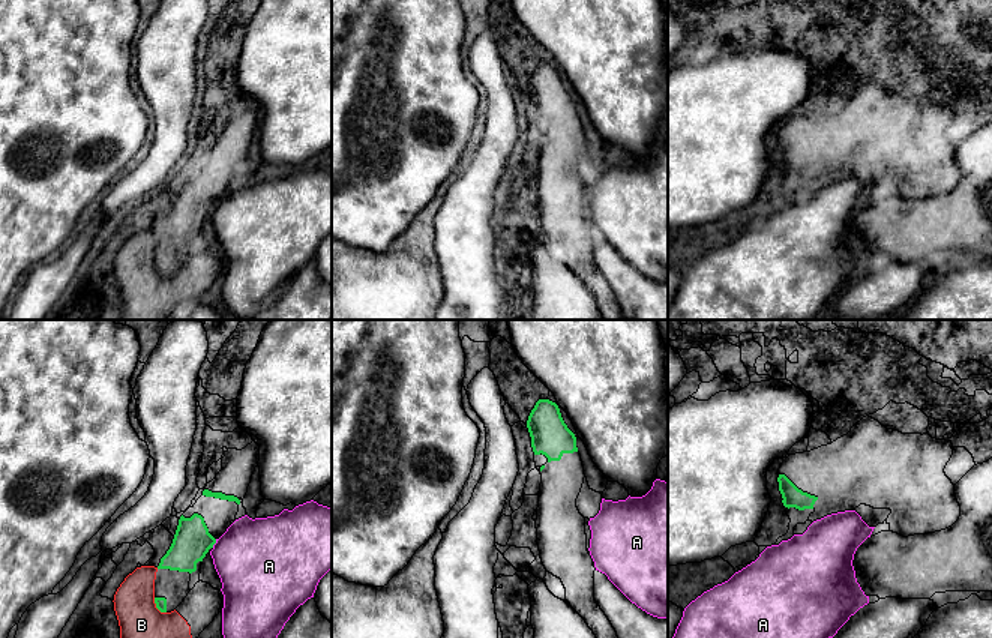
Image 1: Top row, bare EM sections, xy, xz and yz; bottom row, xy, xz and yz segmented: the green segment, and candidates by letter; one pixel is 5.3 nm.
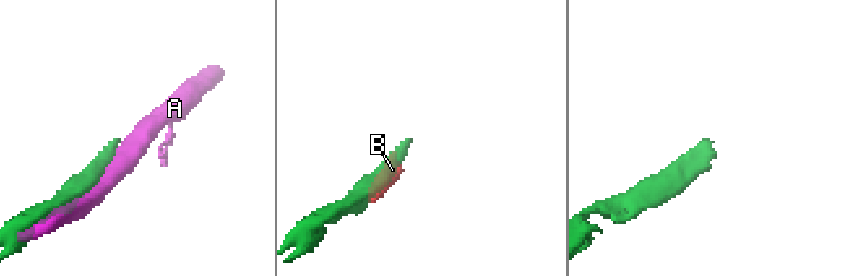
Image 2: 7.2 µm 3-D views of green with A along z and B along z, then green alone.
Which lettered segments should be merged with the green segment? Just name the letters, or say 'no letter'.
no letter

